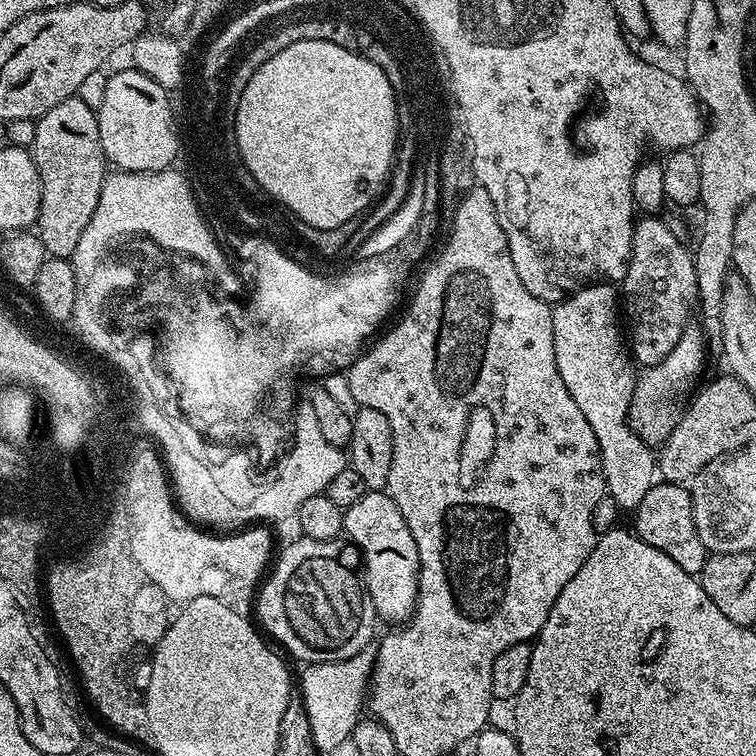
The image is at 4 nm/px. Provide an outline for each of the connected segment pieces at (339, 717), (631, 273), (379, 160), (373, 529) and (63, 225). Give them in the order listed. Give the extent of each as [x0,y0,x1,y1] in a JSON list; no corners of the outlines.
[[298,644,377,754],[622,215,698,366],[236,40,394,230],[344,490,420,622],[30,95,106,258]]

